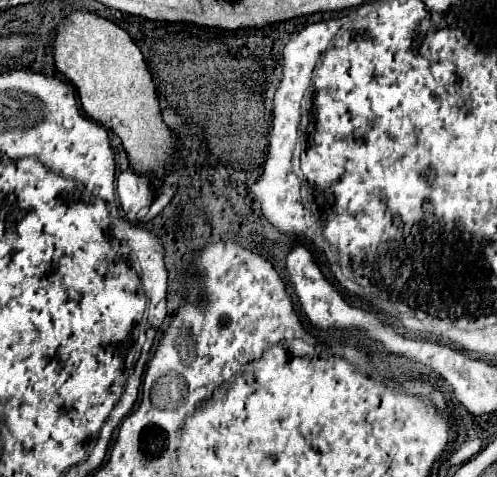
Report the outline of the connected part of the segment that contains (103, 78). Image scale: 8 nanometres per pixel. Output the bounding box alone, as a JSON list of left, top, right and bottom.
[52,10,176,176]

